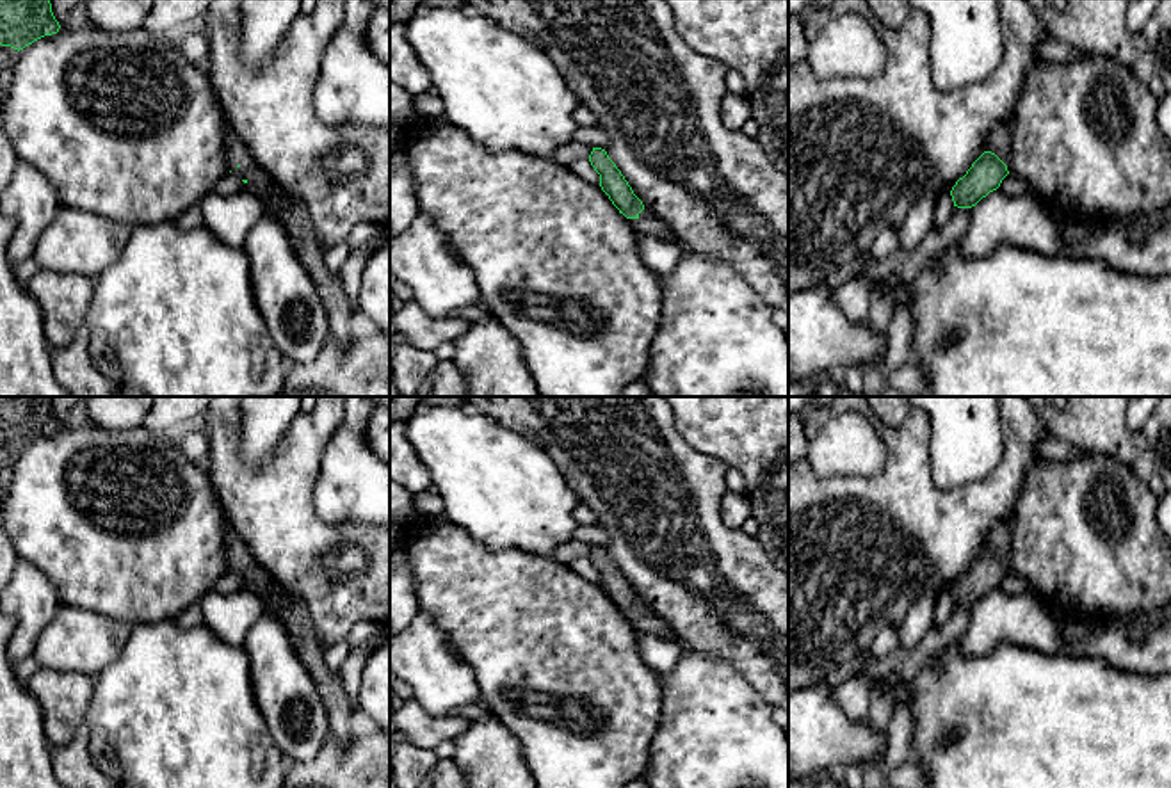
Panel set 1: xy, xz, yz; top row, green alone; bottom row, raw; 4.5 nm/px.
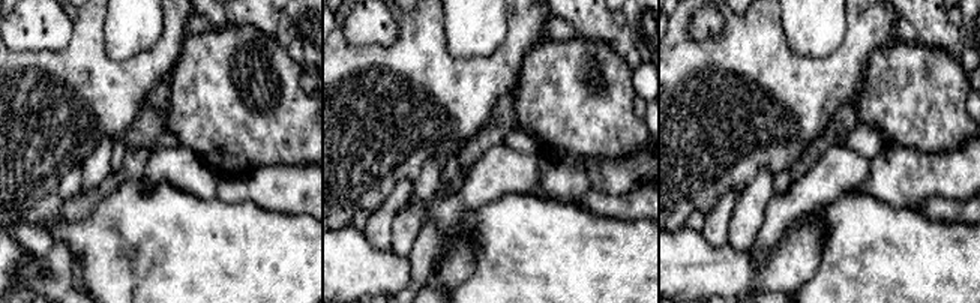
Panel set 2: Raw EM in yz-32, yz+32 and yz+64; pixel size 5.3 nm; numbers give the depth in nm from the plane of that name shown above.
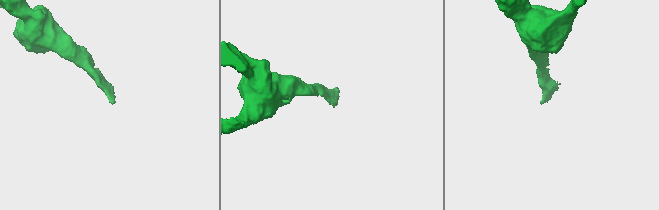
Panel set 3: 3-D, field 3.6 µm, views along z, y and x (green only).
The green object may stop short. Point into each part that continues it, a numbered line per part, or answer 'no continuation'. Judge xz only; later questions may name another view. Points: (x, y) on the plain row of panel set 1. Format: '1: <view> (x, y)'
1: xz (648, 621)

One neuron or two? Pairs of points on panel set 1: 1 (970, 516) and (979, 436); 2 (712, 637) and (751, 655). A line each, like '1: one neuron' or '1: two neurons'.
1: two neurons
2: one neuron

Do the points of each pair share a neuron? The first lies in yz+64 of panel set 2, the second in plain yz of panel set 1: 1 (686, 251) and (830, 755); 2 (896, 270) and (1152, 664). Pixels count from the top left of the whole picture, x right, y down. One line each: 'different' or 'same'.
1: same
2: different

